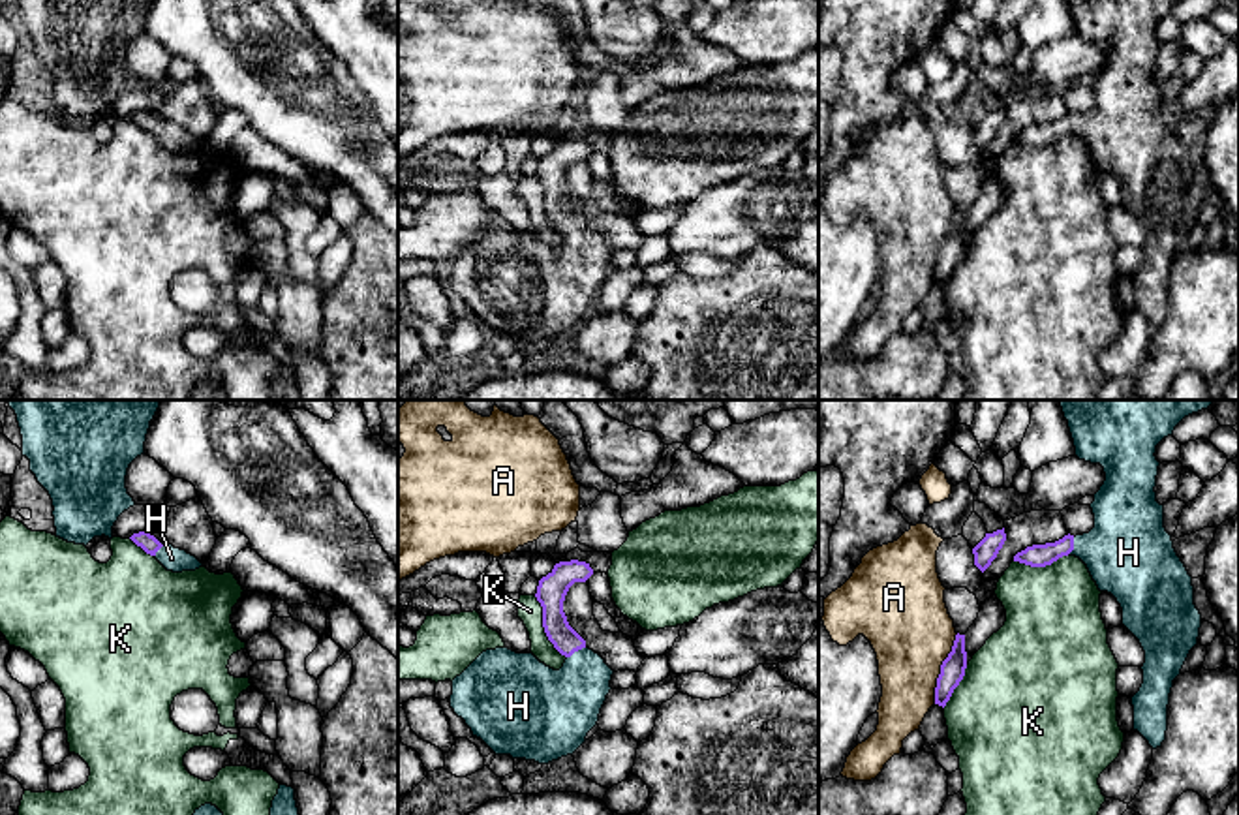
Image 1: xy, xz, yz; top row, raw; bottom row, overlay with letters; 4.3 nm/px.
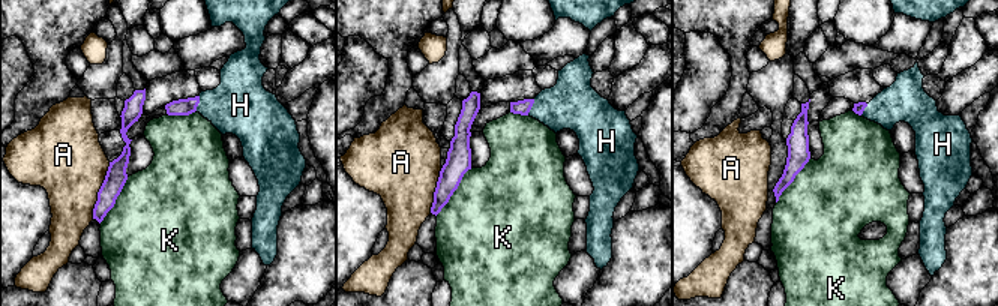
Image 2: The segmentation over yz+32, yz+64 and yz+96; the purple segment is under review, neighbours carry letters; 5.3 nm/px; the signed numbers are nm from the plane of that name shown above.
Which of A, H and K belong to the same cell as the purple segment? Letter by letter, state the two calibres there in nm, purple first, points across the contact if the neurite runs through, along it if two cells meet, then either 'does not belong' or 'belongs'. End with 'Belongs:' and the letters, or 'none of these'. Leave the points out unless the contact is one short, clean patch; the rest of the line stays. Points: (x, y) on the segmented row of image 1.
A: calibres 110 and 360 nm; border yz (958, 633), (952, 650), (941, 665), (933, 703); does not belong
H: calibres 110 and 320 nm; way xz (560, 633), (575, 650), (575, 691), (560, 707); belongs
K: calibres 130 and 110 nm; does not belong
Belongs: H

